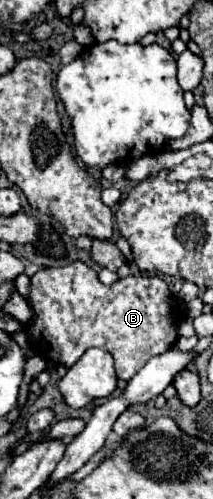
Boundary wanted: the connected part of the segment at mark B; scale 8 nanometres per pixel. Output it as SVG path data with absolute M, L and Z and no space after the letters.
M72 262L62 268L44 268L30 280L28 304L34 312L28 326L30 348L36 348L36 354L56 364L60 362L66 368L88 348L96 346L112 354L118 378L130 380L148 358L166 352L178 338L176 320L182 312L178 304L174 304L174 318L170 318L170 290L158 276L126 276L106 286L90 266Z

